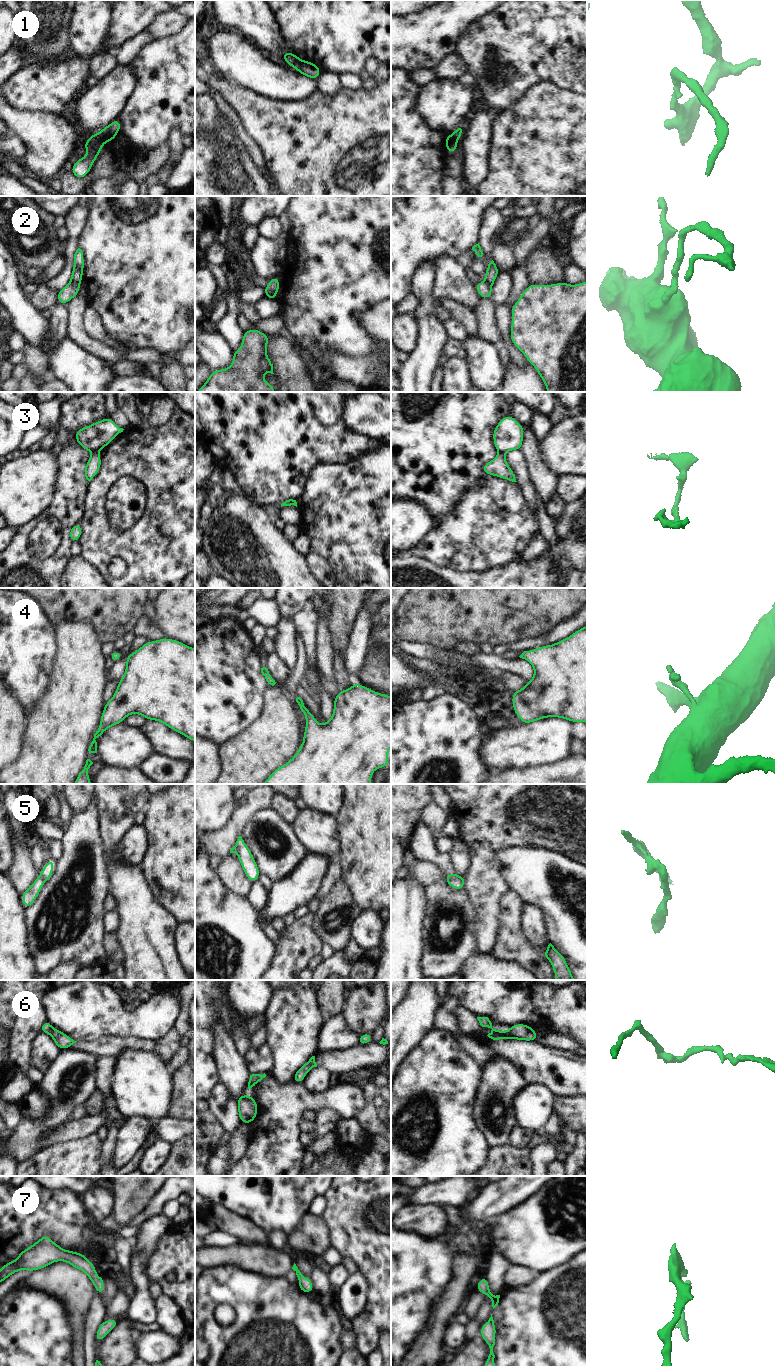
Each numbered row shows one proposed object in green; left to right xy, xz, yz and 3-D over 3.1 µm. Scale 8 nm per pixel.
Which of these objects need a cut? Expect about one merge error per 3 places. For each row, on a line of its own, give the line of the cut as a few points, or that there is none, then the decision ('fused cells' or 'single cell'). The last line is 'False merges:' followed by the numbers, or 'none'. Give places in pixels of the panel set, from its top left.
1: cut xy (98, 133), (105, 141); fused cells
2: cut xz (276, 291), (270, 292), (266, 296); fused cells
3: cut yz (498, 452), (504, 454); fused cells
4: cut none; single cell
5: cut yz (463, 880), (460, 876), (454, 875), (447, 882); fused cells
6: cut none; single cell
7: cut none; single cell
False merges: 1, 2, 3, 5

